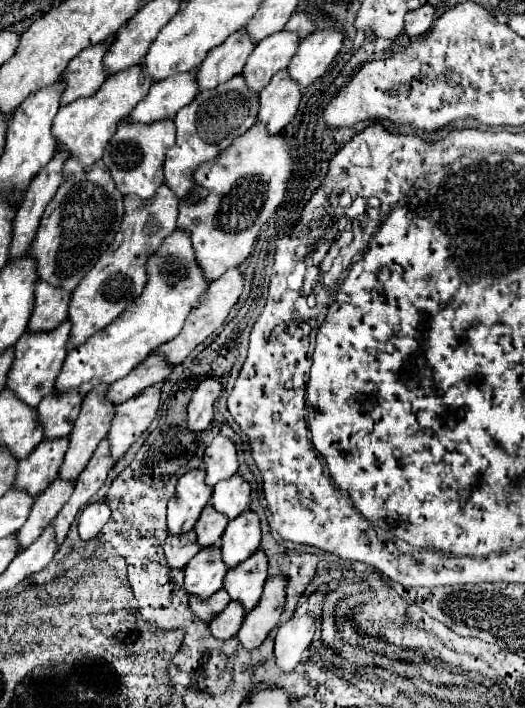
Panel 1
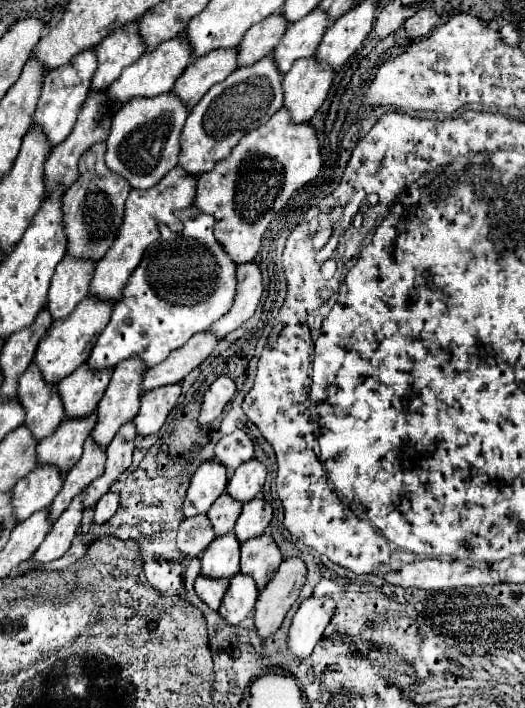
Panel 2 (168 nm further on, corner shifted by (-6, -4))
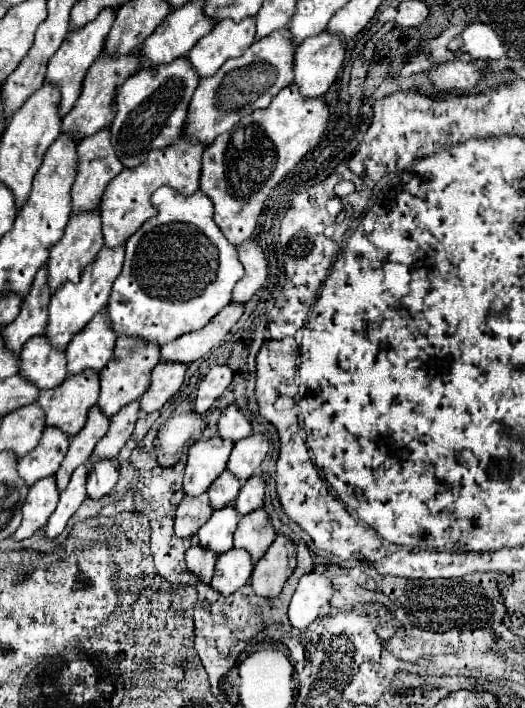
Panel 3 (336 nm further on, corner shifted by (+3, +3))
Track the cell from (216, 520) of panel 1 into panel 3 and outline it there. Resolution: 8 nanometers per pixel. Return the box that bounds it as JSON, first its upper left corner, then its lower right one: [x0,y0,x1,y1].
[208,470,242,510]

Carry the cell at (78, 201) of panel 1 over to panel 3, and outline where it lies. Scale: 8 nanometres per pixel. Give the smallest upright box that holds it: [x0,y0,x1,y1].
[72,126,122,210]

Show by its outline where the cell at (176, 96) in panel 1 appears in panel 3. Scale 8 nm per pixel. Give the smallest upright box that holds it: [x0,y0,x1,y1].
[188,16,254,78]

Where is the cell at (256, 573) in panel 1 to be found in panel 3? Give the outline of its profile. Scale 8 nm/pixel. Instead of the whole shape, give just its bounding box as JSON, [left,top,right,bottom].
[234,508,276,564]

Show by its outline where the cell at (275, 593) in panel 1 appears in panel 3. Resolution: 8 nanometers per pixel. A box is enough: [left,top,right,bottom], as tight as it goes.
[250,534,296,598]

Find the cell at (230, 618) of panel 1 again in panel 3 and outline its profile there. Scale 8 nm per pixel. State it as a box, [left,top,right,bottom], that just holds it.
[210,548,252,594]

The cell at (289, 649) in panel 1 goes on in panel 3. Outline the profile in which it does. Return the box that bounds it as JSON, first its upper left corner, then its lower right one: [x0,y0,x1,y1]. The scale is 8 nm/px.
[290,572,334,630]

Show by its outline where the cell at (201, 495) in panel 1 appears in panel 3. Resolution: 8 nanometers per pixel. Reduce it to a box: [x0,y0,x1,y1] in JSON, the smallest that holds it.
[184,436,234,496]

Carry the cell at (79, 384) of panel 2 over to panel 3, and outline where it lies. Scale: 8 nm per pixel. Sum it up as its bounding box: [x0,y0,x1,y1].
[66,308,116,374]

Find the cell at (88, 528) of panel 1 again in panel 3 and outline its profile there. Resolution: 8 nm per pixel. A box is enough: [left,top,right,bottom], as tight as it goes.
[88,460,118,500]

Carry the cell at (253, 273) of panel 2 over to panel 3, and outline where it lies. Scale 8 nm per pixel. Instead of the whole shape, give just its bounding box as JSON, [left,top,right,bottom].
[232,240,268,302]

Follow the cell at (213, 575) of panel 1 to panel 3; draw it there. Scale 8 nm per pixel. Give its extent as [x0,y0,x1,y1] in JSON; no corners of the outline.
[198,504,238,554]

